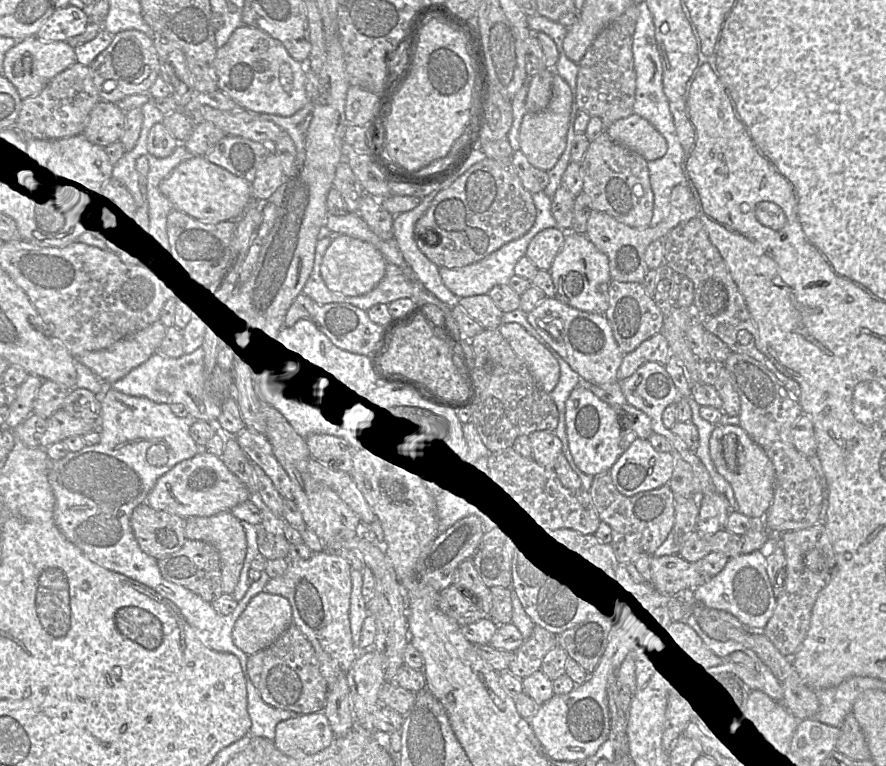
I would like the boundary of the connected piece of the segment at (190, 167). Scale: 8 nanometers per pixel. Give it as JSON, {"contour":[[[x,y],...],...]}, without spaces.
{"contour":[[[192,156],[181,162],[160,182],[159,190],[171,201],[174,209],[210,224],[239,219],[252,200],[251,183],[203,156]]]}

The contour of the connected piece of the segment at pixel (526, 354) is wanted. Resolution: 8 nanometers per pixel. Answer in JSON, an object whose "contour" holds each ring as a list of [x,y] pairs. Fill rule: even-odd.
{"contour":[[[504,323],[498,330],[515,354],[526,364],[539,387],[550,394],[560,377],[558,361],[520,324]]]}

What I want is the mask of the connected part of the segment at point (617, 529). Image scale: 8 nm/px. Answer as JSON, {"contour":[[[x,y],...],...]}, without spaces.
{"contour":[[[604,473],[594,476],[589,493],[600,520],[612,529],[611,547],[622,564],[634,563],[641,555],[653,556],[674,528],[675,496],[668,484],[629,497],[617,490],[609,473]]]}

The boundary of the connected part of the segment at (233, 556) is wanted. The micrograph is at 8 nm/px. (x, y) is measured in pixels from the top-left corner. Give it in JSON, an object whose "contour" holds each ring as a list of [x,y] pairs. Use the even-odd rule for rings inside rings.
{"contour":[[[231,511],[220,512],[209,517],[191,516],[186,518],[186,539],[202,540],[211,544],[220,556],[223,593],[232,594],[239,580],[247,552],[247,538],[241,521]]]}

